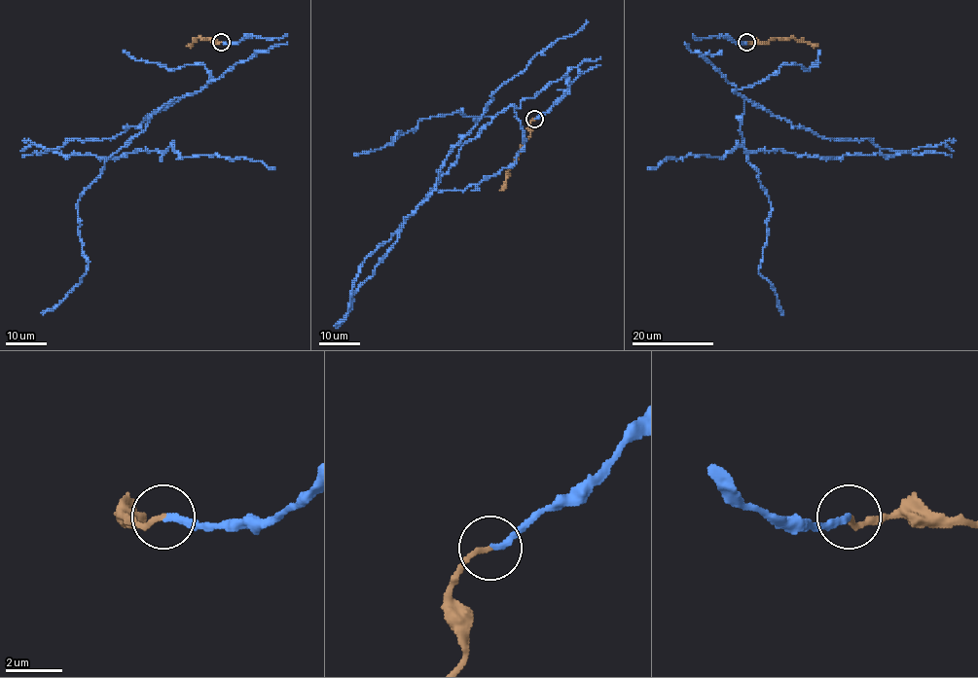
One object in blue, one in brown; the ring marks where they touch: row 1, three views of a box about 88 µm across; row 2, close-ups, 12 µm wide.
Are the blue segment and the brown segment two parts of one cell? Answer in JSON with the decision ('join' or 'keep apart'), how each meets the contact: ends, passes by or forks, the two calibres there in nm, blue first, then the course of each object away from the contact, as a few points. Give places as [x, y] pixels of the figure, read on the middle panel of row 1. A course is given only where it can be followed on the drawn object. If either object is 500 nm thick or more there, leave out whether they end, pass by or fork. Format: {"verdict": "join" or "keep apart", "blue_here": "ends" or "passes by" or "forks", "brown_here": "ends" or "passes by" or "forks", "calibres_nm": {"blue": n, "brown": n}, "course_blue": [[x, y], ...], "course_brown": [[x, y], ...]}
{"verdict": "join", "blue_here": "ends", "brown_here": "ends", "calibres_nm": {"blue": 240, "brown": 180}, "course_blue": [[534, 119], [596, 60], [511, 104], [462, 143], [426, 197], [365, 258], [337, 323], [492, 94], [587, 20]], "course_brown": [[534, 119], [528, 124], [530, 136], [521, 148], [500, 191]]}

